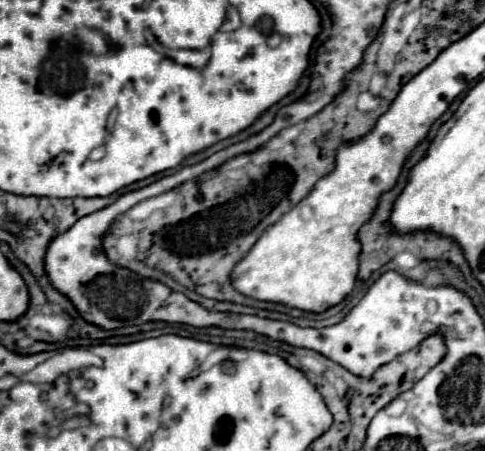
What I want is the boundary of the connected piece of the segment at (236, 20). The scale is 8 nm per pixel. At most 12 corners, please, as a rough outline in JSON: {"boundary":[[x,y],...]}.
{"boundary":[[234,6],[226,8],[220,32],[234,32],[242,28],[242,18]]}

